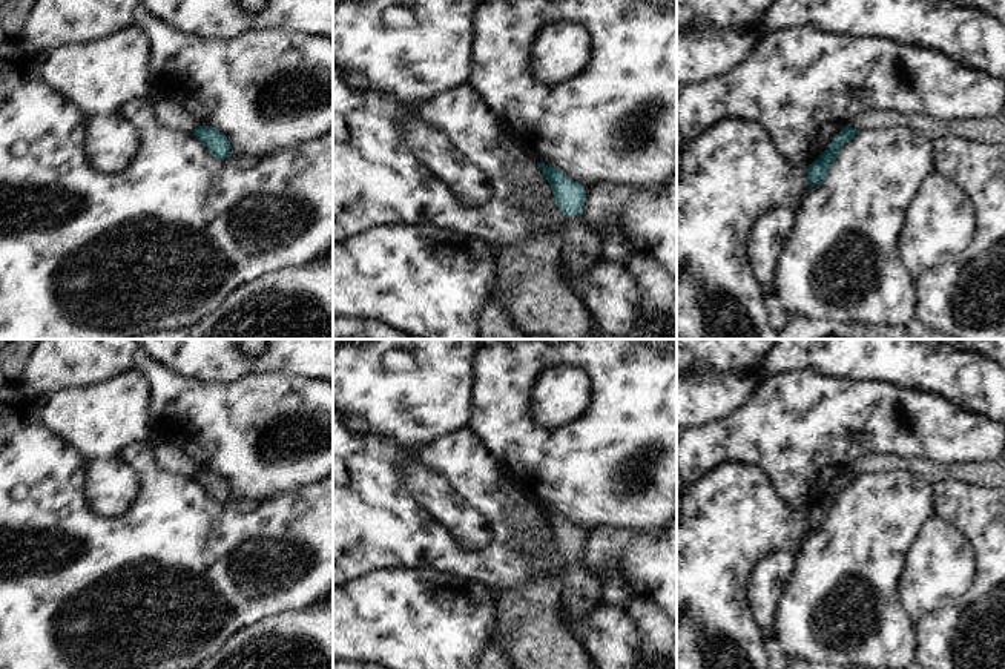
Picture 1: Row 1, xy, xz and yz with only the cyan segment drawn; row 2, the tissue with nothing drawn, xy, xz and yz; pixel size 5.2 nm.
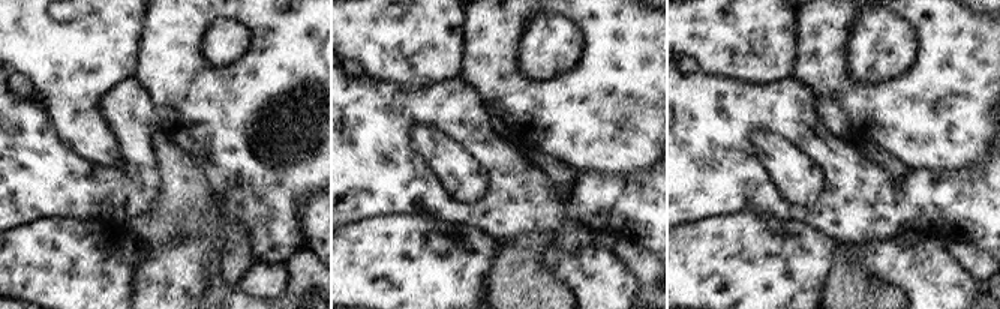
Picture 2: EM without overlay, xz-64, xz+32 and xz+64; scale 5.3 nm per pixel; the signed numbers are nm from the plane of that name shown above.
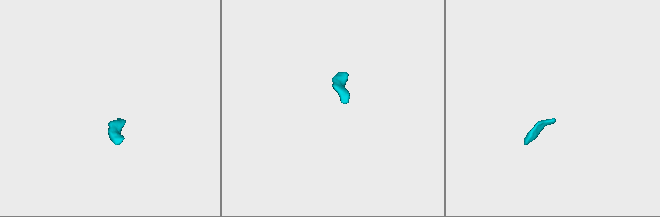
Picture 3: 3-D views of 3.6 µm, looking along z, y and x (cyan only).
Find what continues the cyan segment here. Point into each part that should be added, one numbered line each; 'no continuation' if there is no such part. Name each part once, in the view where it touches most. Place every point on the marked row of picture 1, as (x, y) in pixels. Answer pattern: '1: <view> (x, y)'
1: xz (580, 246)

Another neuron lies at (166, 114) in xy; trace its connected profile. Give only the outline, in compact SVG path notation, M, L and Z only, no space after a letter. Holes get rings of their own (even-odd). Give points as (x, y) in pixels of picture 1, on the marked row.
M158 100L153 106L153 121L161 127L181 133L193 133L199 127L187 110L170 100Z

